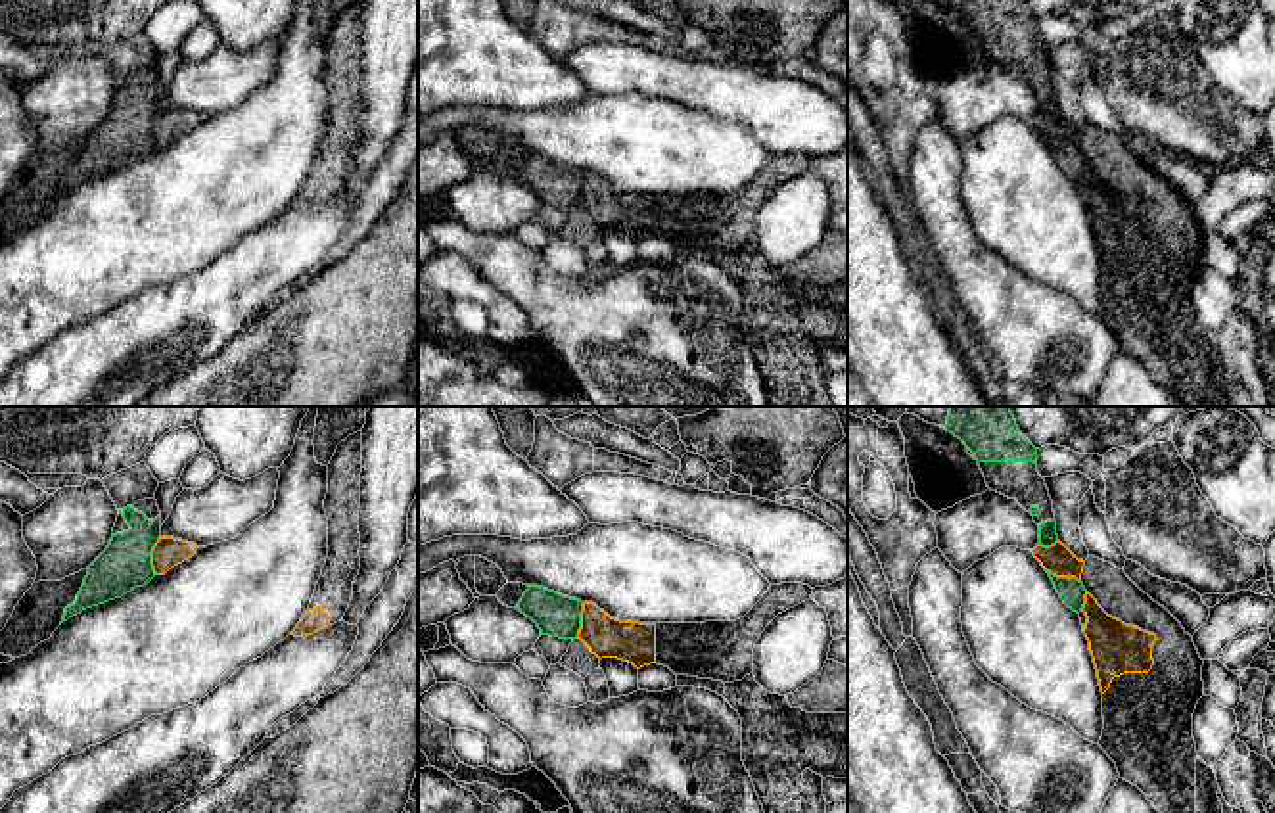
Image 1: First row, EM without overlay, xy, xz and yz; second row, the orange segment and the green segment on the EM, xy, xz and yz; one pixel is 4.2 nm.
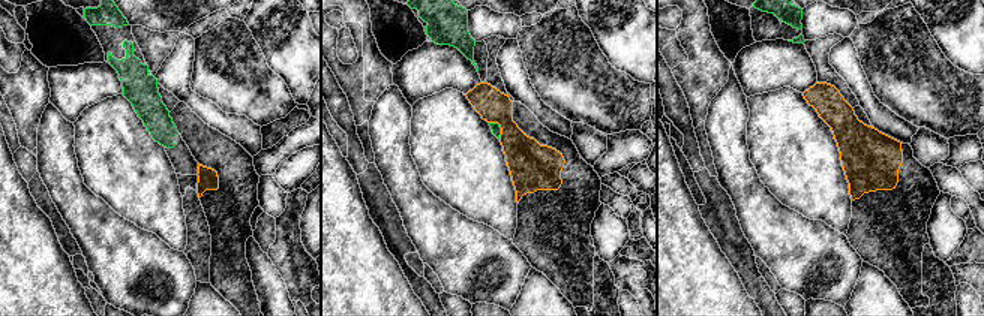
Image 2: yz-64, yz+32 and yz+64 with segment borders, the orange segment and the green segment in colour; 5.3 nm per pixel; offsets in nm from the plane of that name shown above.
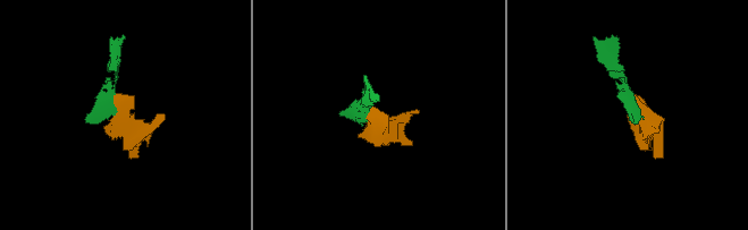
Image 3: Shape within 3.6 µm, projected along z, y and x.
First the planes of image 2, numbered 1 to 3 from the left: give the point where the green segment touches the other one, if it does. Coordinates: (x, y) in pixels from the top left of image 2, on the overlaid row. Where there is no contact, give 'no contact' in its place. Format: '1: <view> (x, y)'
1: no contact
2: yz+32 (500, 126)
3: no contact

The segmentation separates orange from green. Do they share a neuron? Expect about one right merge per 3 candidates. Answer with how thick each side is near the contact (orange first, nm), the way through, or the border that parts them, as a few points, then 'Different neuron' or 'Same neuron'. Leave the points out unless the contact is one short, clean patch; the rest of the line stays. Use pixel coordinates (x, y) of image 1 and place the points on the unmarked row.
Thickness 130 nm (orange) against 220 nm. Boundary: xy (160, 106), (152, 121), (154, 144). Different neuron

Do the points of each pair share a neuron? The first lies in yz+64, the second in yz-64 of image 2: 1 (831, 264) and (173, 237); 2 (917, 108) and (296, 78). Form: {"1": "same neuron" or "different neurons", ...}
{"1": "different neurons", "2": "different neurons"}

